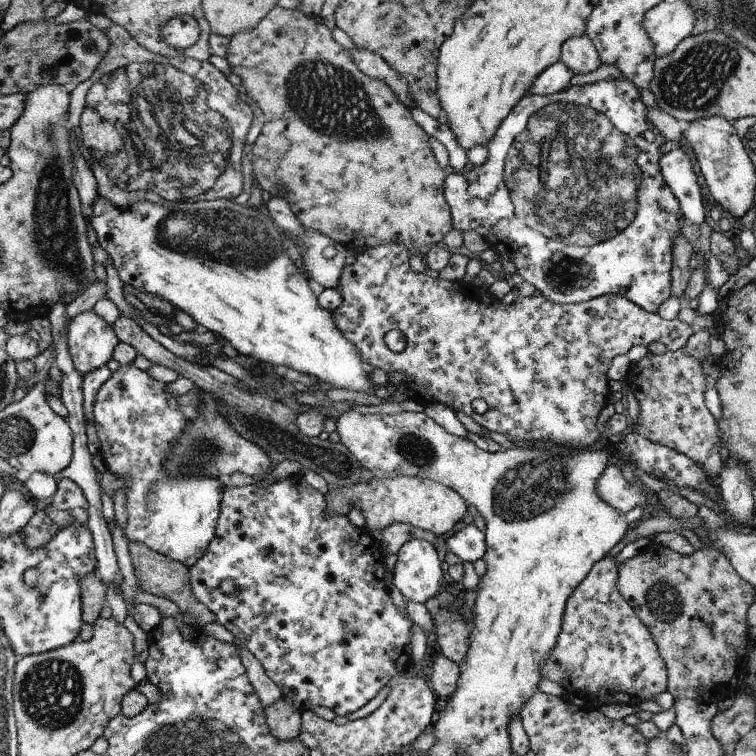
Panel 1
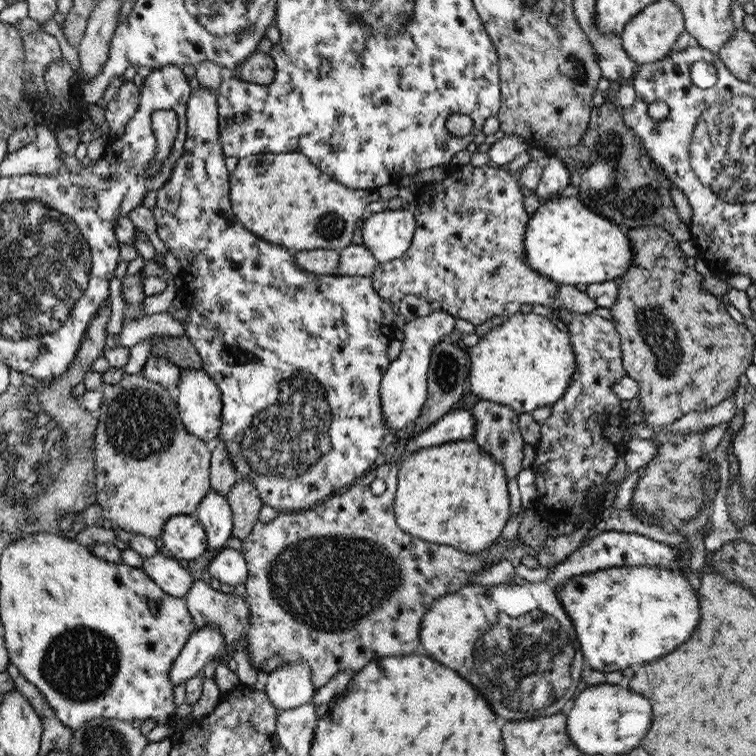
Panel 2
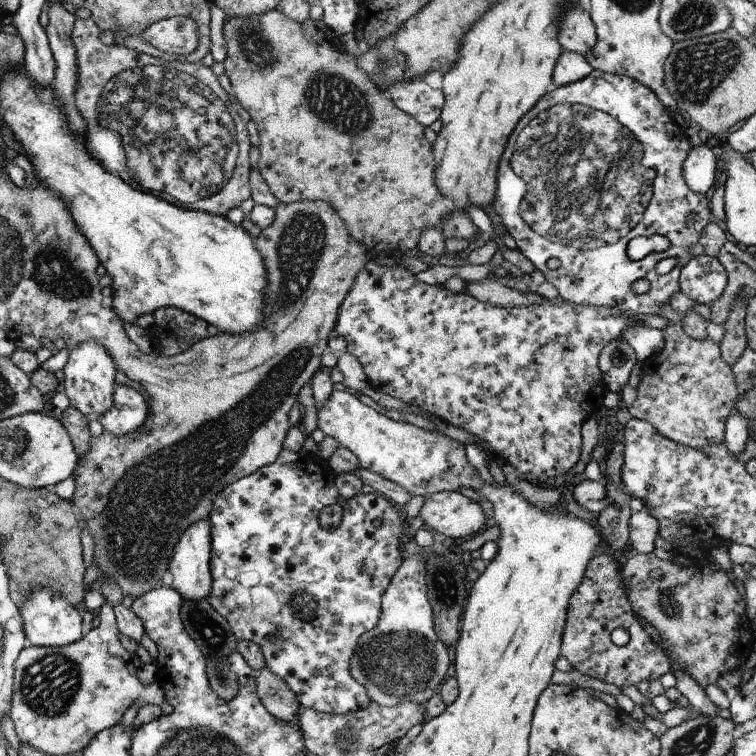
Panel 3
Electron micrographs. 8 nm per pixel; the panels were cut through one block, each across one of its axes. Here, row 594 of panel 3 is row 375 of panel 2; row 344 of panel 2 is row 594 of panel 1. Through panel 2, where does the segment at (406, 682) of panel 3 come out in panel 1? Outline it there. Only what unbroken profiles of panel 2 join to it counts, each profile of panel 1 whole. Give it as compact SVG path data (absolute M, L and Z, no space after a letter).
M410 539L397 553L392 583L403 594L403 598L412 602L425 603L442 588L445 563L440 561L434 545L426 540Z

